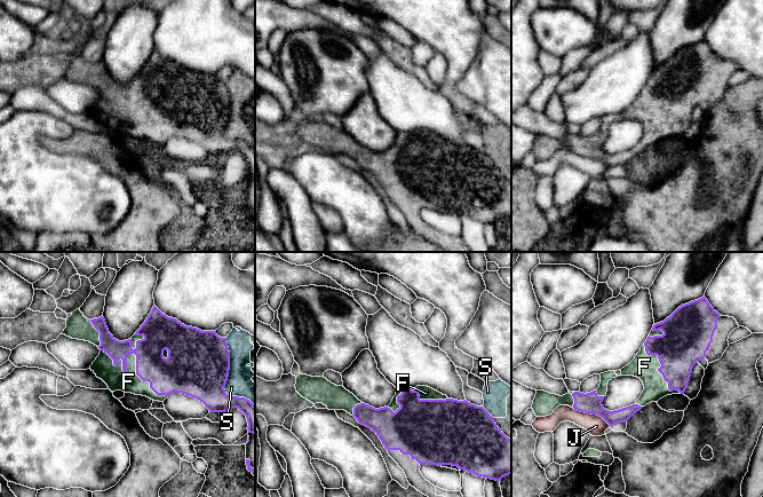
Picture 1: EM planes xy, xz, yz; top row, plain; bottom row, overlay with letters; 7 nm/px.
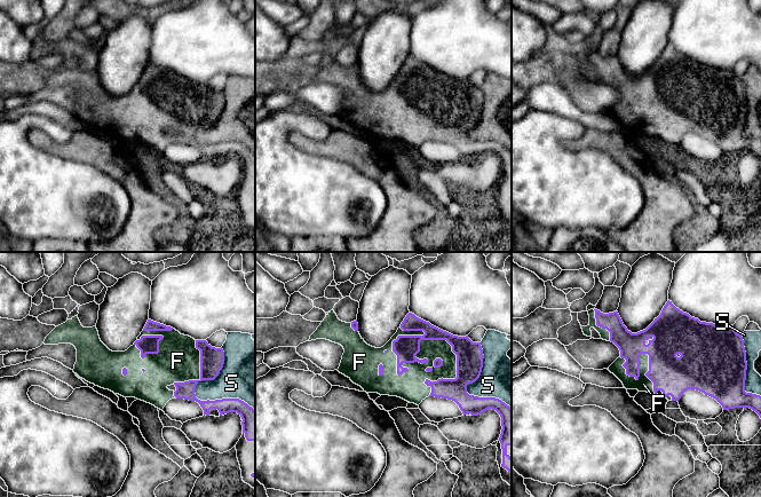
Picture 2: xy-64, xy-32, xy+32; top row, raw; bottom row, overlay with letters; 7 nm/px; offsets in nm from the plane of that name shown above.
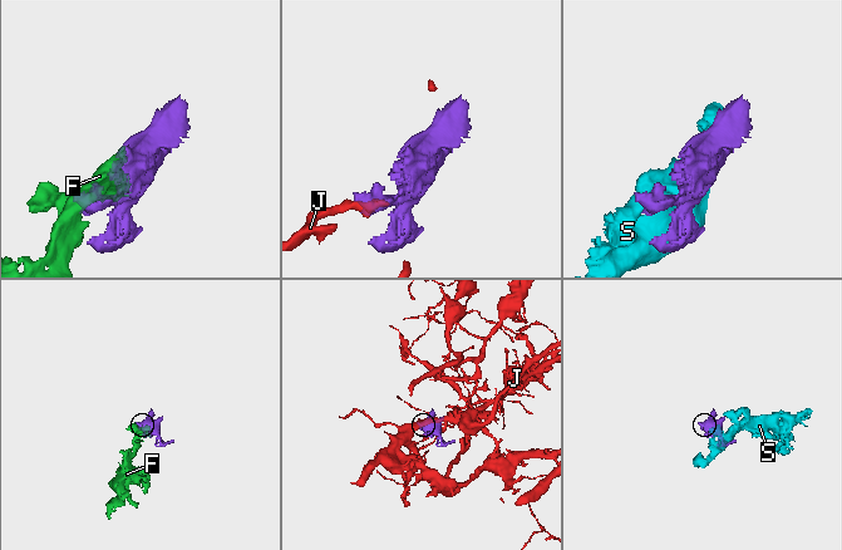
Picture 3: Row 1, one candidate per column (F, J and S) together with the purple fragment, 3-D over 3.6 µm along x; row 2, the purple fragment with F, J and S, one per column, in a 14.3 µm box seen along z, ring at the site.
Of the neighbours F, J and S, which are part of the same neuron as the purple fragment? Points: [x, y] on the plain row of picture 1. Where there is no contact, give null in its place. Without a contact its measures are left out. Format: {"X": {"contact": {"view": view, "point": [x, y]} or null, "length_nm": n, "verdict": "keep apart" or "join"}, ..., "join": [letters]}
{"F": {"contact": {"view": "xy", "point": [129, 96]}, "length_nm": 600, "verdict": "join"}, "J": {"contact": {"view": "yz", "point": [591, 157]}, "length_nm": 300, "verdict": "keep apart"}, "S": {"contact": {"view": "xy", "point": [227, 123]}, "length_nm": 500, "verdict": "keep apart"}, "join": ["F"]}

